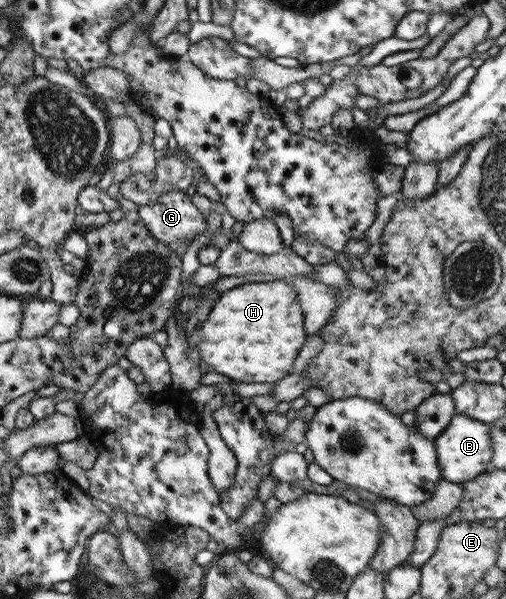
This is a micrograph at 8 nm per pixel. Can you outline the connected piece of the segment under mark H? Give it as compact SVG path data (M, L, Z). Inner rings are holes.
M281 279L267 282L245 283L219 293L211 306L211 312L203 326L197 331L199 342L195 349L205 364L209 364L217 374L229 376L235 382L276 383L291 372L295 354L303 346L308 335L304 332L303 312L299 310L298 294L291 284Z

